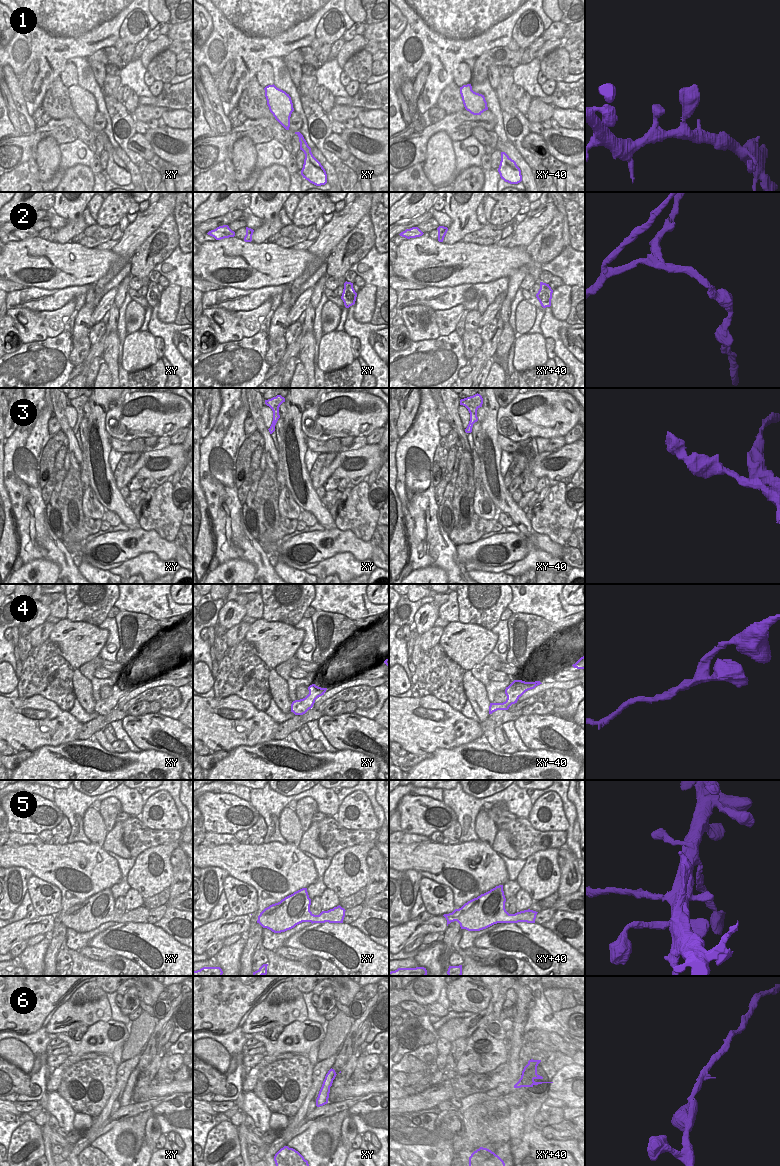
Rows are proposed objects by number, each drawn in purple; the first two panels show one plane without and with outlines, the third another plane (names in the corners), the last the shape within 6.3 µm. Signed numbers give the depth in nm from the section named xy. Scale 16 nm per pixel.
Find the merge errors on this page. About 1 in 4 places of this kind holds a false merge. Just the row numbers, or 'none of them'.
2

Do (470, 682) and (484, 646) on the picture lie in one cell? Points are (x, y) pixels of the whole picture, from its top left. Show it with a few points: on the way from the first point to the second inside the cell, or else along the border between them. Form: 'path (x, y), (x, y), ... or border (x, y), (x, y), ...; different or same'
border (470, 669), (466, 671); different

